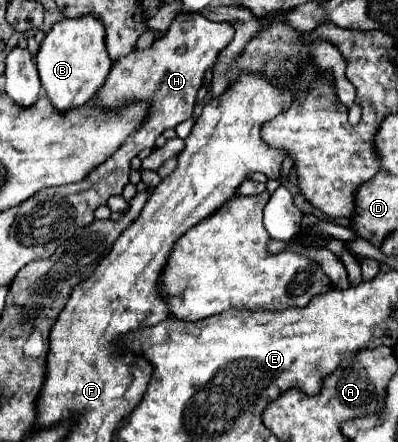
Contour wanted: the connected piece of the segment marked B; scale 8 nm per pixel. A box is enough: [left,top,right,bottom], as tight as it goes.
[36,17,112,113]

